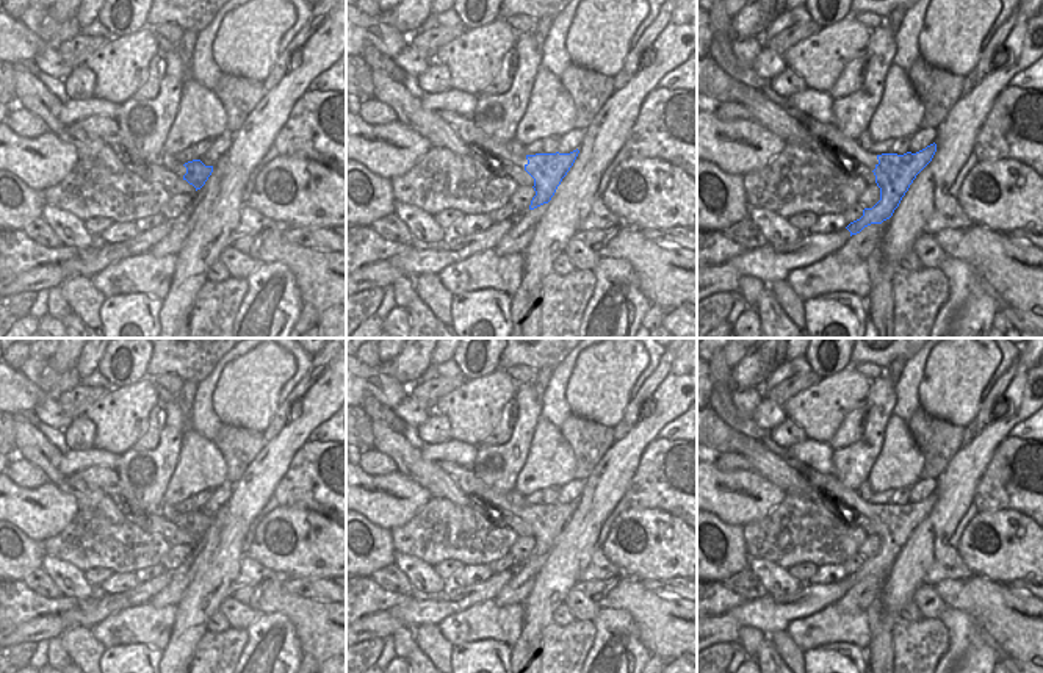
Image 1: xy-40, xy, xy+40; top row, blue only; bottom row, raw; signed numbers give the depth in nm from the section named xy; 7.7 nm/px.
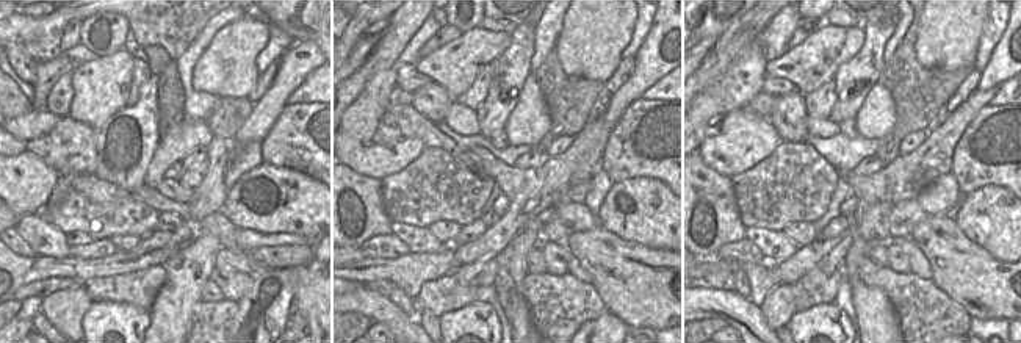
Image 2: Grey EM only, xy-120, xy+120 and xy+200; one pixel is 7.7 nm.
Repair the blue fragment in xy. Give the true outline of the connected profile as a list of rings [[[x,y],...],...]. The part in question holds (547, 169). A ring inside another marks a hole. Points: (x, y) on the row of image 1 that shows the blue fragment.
[[[579,150],[570,153],[536,153],[526,155],[528,163],[525,171],[534,178],[536,196],[531,200],[529,210],[548,203],[554,196],[562,178],[573,166]]]

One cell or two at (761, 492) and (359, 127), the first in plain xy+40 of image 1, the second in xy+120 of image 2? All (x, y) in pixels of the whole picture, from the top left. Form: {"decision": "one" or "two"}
{"decision": "one"}

